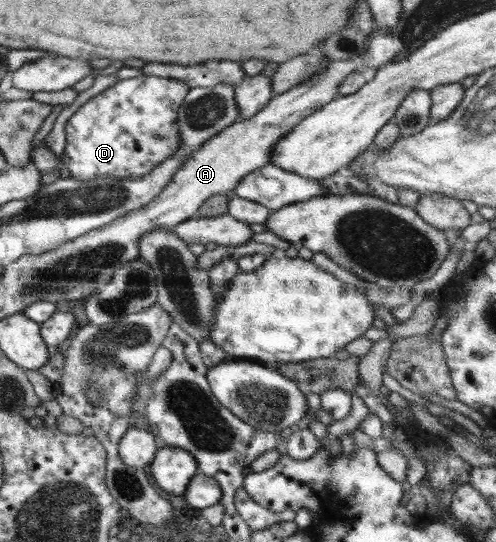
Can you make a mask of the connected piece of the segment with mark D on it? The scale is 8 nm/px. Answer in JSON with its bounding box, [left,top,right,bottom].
[60,74,190,180]

